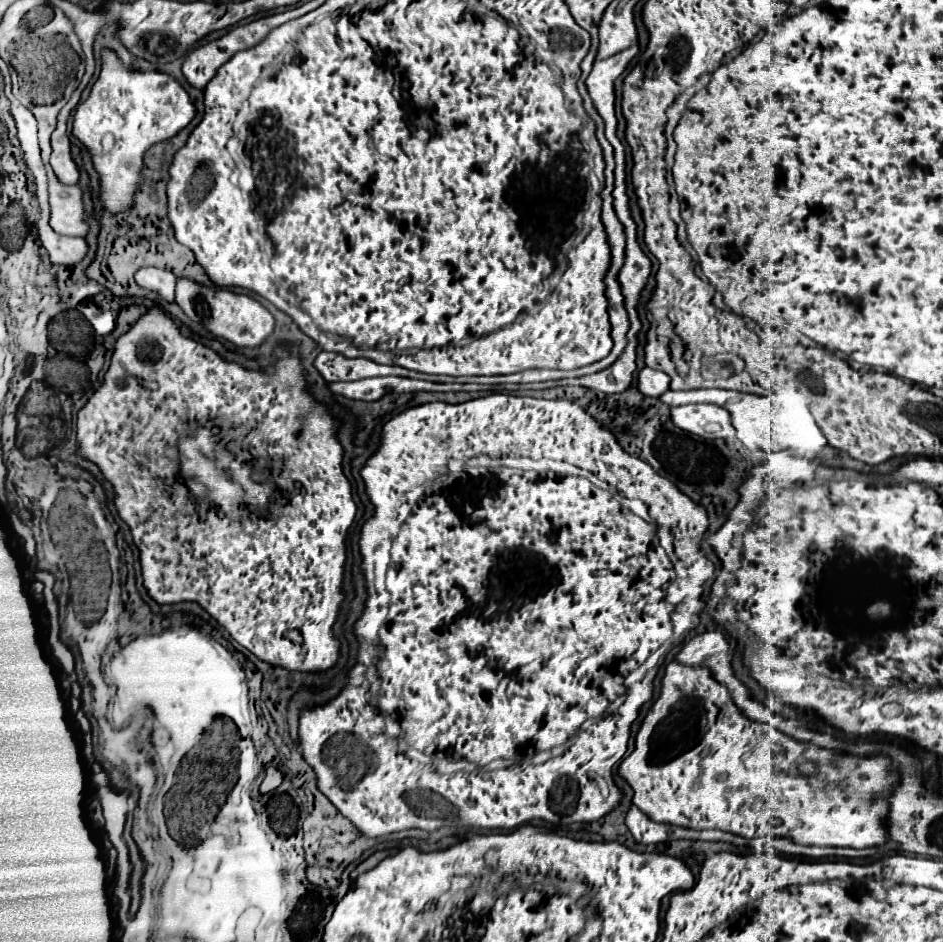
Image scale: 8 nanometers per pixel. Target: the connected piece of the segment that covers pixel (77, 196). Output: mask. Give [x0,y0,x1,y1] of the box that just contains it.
[47,170,89,236]

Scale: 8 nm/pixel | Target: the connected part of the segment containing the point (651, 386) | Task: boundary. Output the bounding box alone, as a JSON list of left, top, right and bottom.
[637,368,669,398]

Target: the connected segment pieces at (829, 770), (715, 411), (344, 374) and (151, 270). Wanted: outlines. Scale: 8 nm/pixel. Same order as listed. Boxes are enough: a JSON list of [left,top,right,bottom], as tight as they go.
[[619,662,897,848],[671,404,735,438],[315,352,411,382],[135,266,177,302]]

